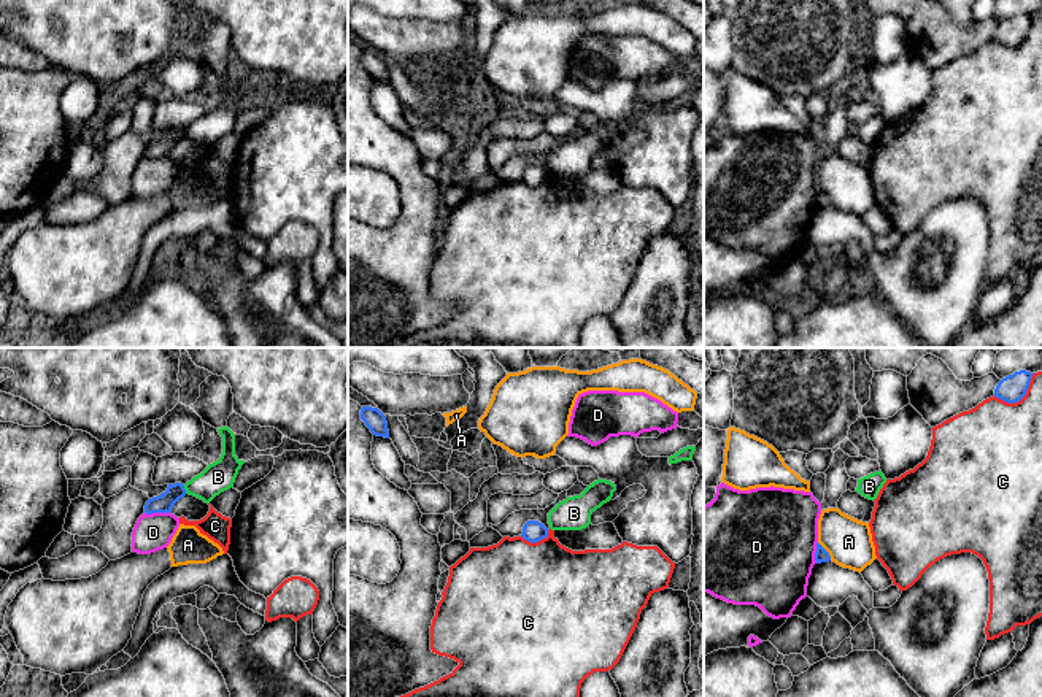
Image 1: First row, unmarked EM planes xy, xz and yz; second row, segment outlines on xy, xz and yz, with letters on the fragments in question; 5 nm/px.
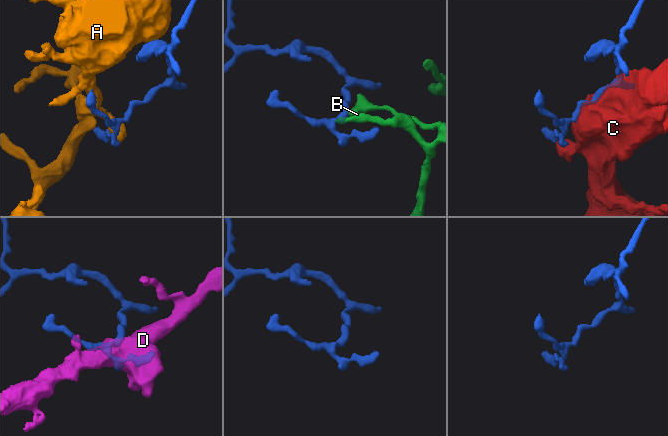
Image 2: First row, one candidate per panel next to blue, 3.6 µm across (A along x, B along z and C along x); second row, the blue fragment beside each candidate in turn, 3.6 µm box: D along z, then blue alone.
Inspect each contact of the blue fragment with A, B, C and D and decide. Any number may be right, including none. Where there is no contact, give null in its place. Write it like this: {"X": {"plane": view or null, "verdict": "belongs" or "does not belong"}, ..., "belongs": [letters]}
{"A": {"plane": "yz", "verdict": "does not belong"}, "B": {"plane": "xy", "verdict": "does not belong"}, "C": {"plane": "yz", "verdict": "does not belong"}, "D": {"plane": "xy", "verdict": "does not belong"}, "belongs": []}

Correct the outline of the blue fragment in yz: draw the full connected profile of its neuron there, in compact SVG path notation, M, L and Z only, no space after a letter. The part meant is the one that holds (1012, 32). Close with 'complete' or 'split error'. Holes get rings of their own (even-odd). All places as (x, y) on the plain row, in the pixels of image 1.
M1020 14L1002 22L994 33L994 41L1007 48L1020 46L1026 40L1032 19L1031 16Z; complete

